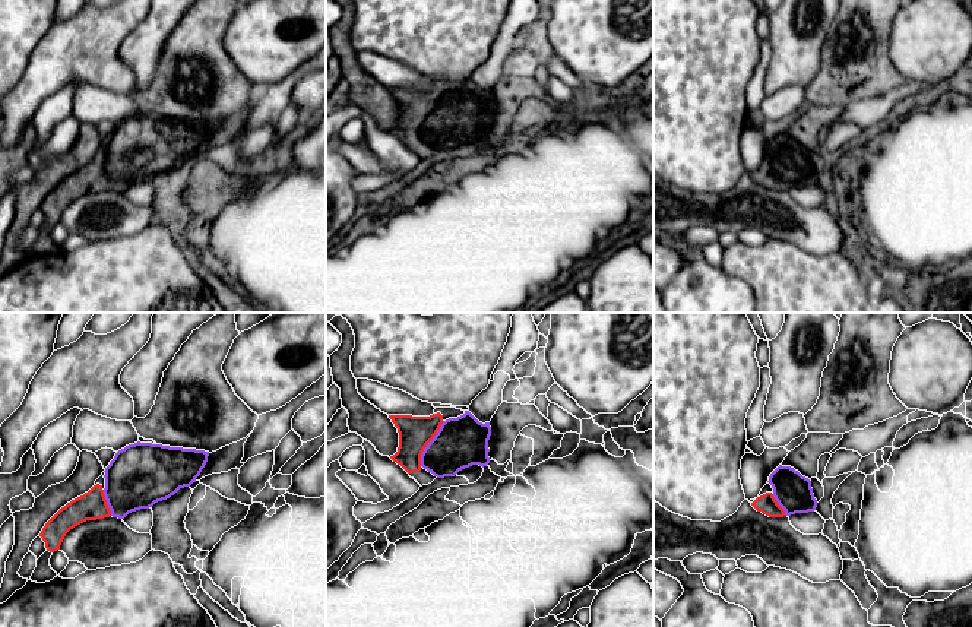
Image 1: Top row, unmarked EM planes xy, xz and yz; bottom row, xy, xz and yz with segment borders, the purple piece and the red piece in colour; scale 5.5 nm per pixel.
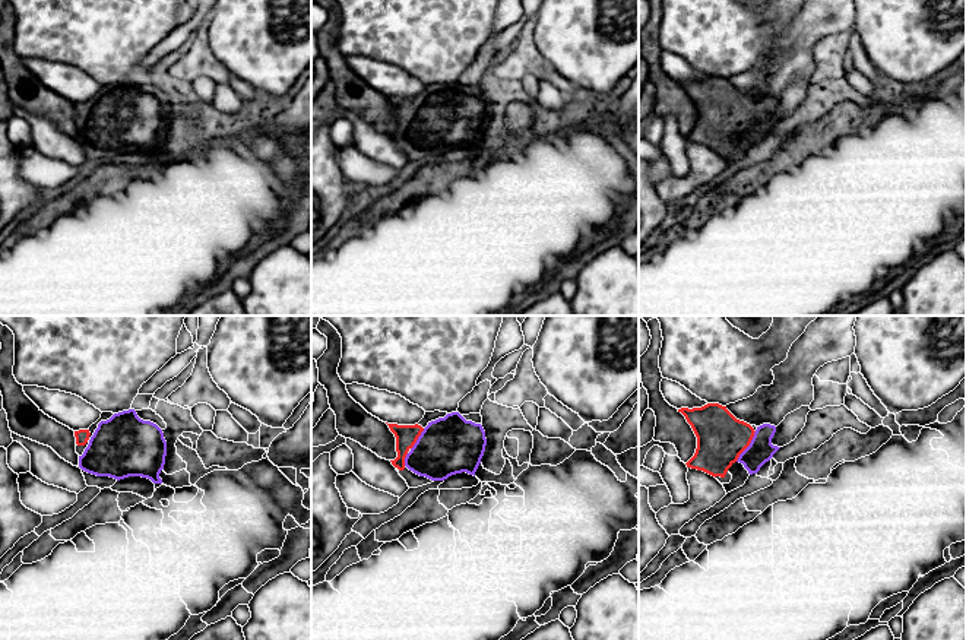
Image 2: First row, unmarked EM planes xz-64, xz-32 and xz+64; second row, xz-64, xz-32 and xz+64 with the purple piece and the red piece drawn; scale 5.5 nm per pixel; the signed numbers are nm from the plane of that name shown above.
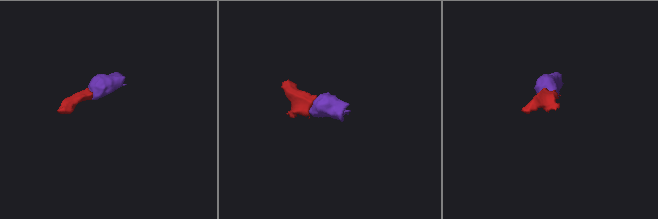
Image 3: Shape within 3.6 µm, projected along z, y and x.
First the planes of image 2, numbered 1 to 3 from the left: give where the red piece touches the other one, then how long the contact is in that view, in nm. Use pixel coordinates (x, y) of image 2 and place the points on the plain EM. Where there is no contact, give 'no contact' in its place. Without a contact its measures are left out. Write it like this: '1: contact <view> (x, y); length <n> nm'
1: no contact
2: contact xz-32 (418, 111); length 140 nm
3: contact xz+64 (748, 119); length 200 nm

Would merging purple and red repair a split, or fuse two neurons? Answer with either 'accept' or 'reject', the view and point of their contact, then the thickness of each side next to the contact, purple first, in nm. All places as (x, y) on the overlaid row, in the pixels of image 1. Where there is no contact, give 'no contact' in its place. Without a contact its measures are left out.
accept; contact xz (428, 443); calibres 280 and 180 nm

